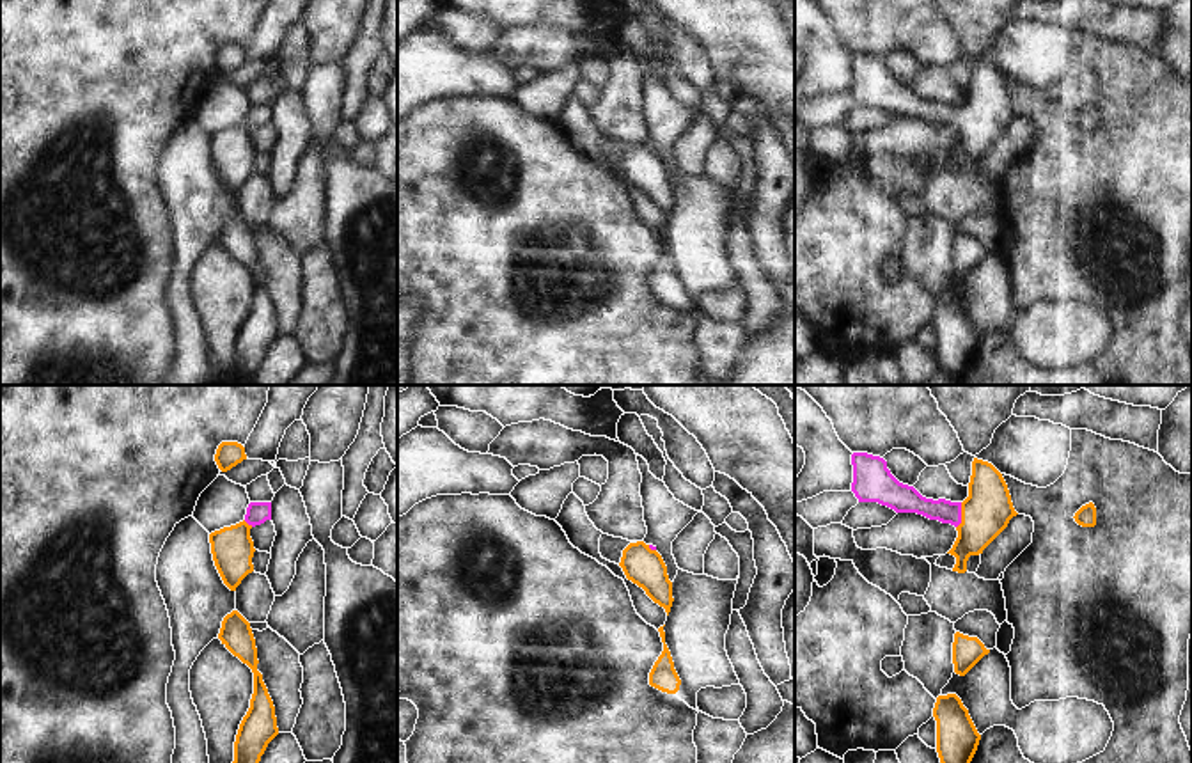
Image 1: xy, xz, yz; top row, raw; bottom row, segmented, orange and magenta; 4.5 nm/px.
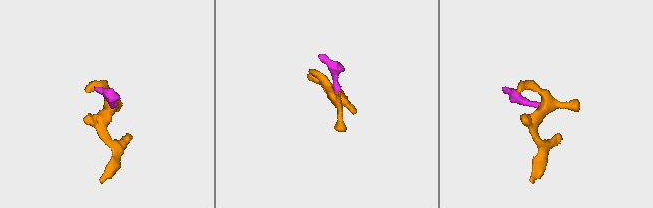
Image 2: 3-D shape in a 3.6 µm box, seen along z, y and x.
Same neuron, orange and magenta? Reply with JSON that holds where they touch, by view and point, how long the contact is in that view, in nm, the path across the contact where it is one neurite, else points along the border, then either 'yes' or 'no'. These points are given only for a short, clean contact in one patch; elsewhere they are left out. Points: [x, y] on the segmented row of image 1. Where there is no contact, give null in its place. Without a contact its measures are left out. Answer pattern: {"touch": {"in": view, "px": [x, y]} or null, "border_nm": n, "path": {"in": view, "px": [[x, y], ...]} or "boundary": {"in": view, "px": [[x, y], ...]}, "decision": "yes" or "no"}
{"touch": {"in": "yz", "px": [962, 515]}, "border_nm": 120, "path": {"in": "yz", "px": [[985, 513], [962, 515], [909, 501]]}, "decision": "yes"}

